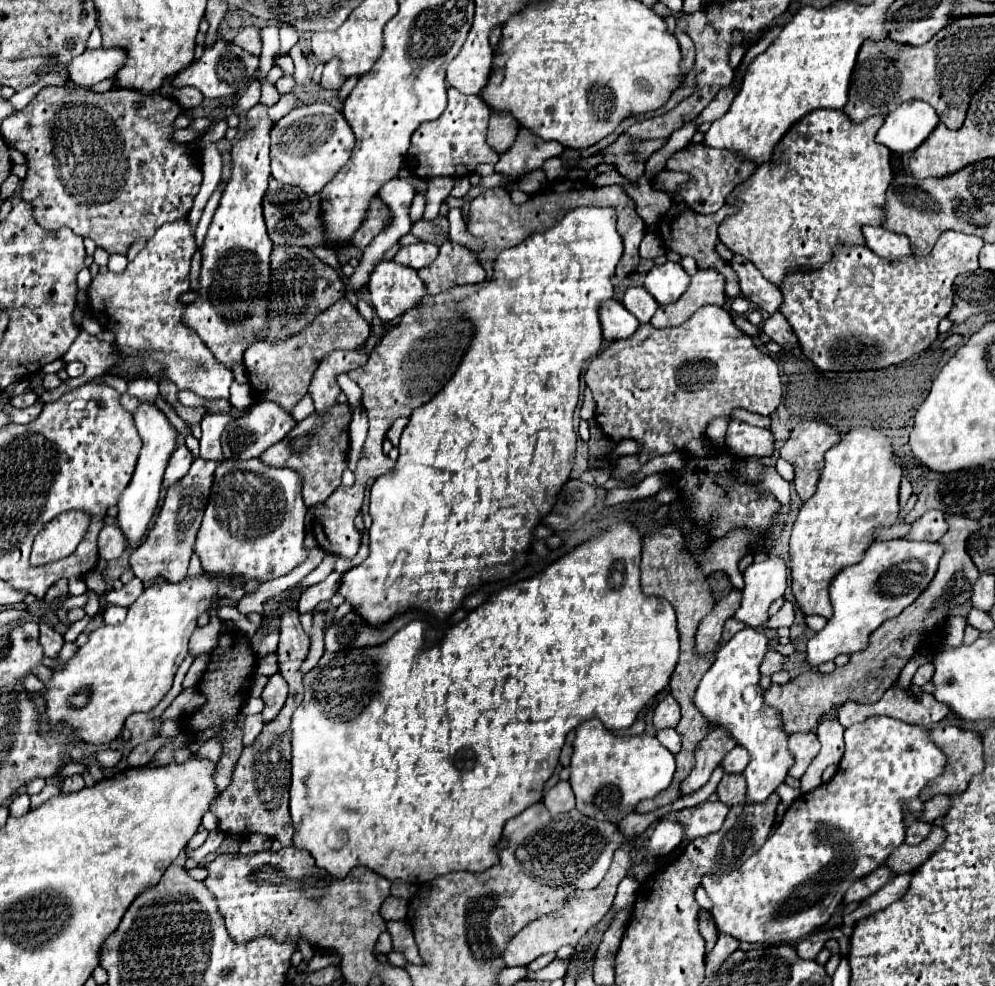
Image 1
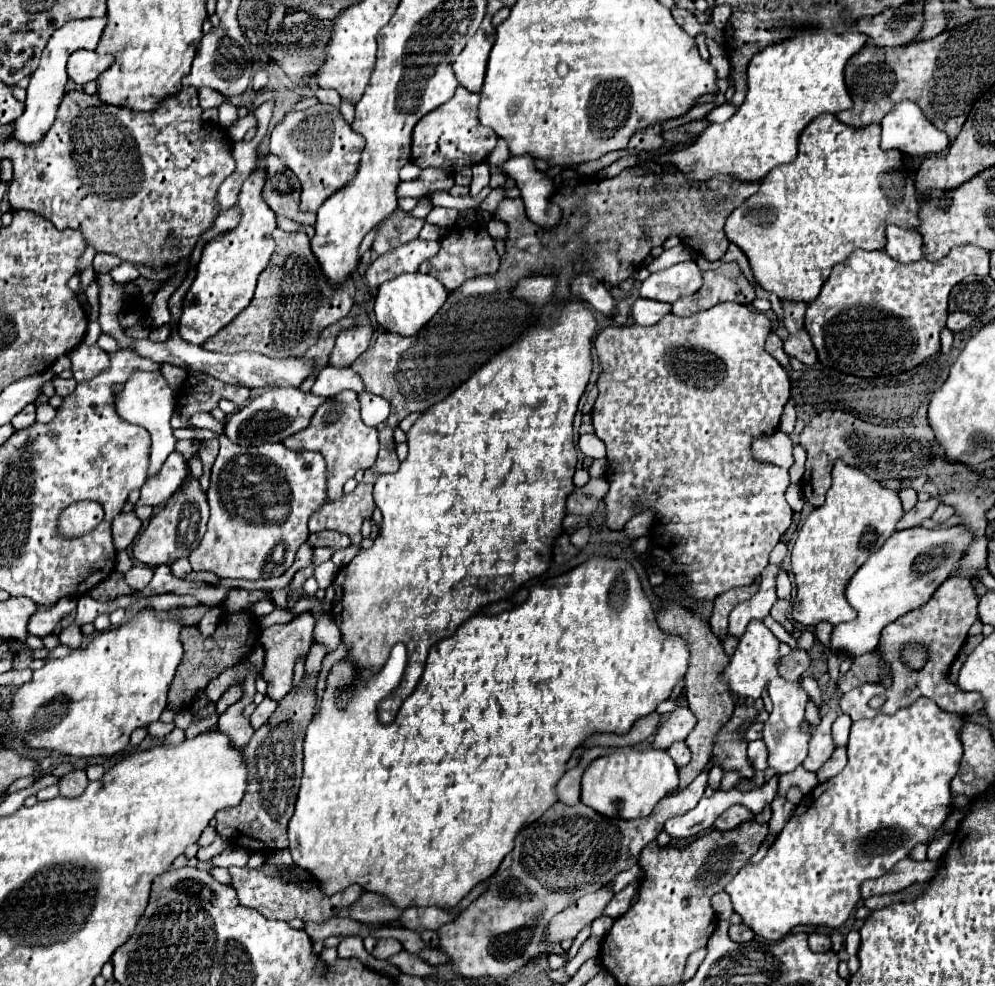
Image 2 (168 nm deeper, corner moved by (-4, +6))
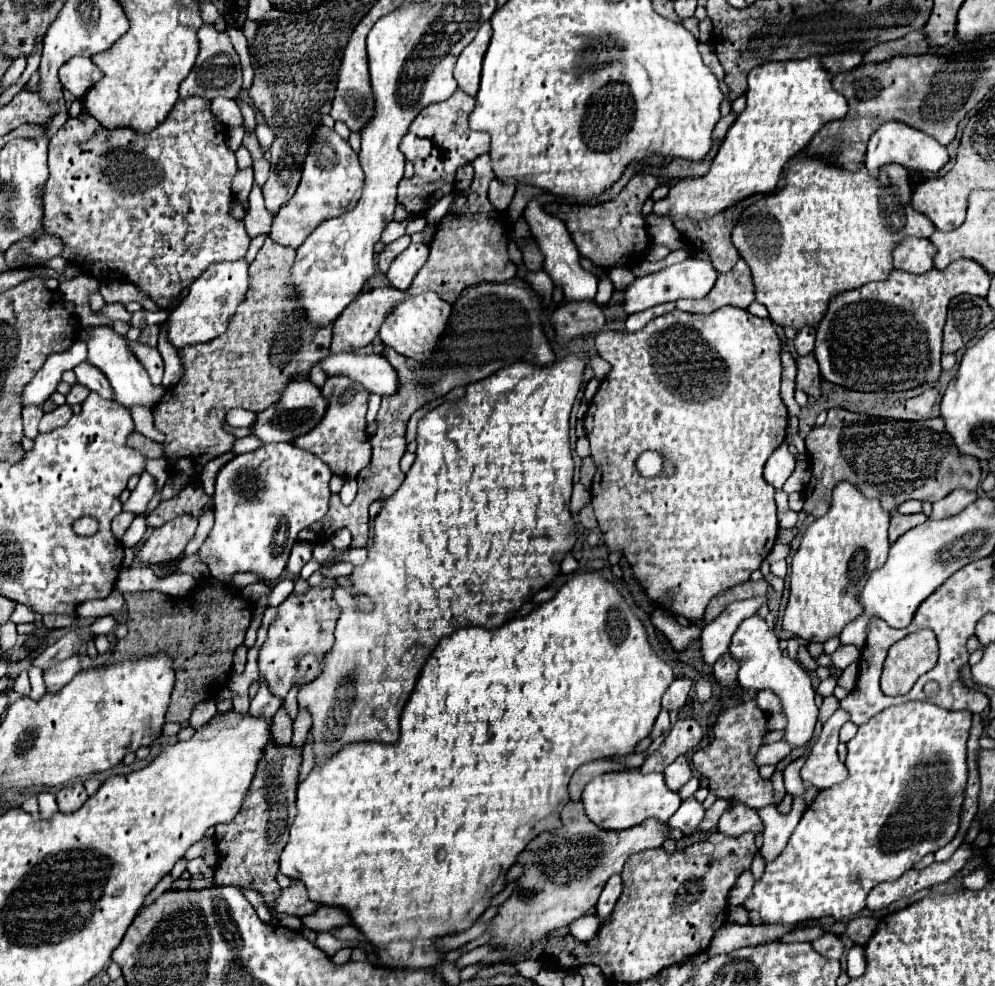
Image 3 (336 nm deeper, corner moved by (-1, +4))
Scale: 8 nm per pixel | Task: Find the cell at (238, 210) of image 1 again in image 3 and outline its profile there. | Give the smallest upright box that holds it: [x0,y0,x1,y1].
[164,259,248,349]

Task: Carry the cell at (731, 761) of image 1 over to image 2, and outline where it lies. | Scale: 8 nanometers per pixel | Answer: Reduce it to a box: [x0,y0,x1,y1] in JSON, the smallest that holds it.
[747,741,767,771]

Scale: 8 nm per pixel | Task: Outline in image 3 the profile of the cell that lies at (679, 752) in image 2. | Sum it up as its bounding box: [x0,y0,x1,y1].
[664,757,692,791]

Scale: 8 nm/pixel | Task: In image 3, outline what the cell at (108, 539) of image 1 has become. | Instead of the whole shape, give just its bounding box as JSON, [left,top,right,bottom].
[112,511,134,539]

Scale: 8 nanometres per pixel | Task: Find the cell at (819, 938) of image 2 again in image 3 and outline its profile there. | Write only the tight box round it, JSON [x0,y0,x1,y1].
[812,933,844,959]

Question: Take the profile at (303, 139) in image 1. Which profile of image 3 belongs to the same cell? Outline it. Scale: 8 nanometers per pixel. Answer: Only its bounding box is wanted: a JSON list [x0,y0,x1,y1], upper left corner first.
[270,125,364,249]

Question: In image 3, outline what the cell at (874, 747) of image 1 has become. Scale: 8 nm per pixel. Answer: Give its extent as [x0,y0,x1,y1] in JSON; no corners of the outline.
[746,701,972,925]

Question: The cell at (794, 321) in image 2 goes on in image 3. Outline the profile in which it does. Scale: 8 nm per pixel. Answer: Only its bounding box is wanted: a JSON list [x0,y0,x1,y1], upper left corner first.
[794,327,816,357]

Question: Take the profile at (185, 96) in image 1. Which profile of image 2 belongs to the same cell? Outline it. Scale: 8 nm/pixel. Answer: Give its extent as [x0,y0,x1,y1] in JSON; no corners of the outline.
[199,87,225,109]

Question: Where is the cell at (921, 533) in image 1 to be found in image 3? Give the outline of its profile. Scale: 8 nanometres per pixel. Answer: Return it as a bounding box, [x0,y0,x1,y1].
[932,489,978,519]

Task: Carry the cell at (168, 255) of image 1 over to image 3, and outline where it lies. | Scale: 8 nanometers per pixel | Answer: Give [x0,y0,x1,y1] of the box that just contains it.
[228,409,256,427]

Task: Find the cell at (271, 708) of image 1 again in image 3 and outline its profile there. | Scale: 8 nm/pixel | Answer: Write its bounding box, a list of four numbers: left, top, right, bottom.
[258,577,372,699]

